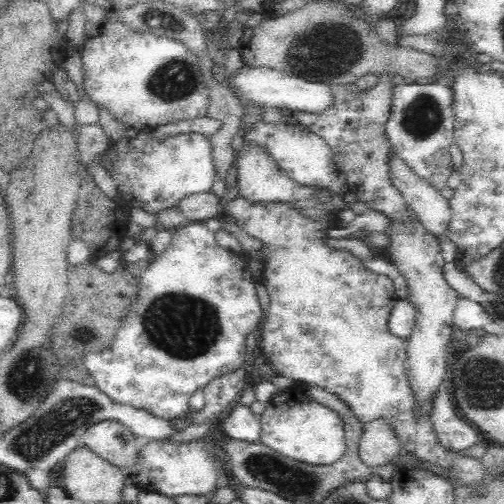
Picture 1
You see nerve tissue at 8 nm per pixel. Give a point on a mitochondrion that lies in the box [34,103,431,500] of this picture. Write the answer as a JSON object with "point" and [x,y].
{"point":[184,327]}

